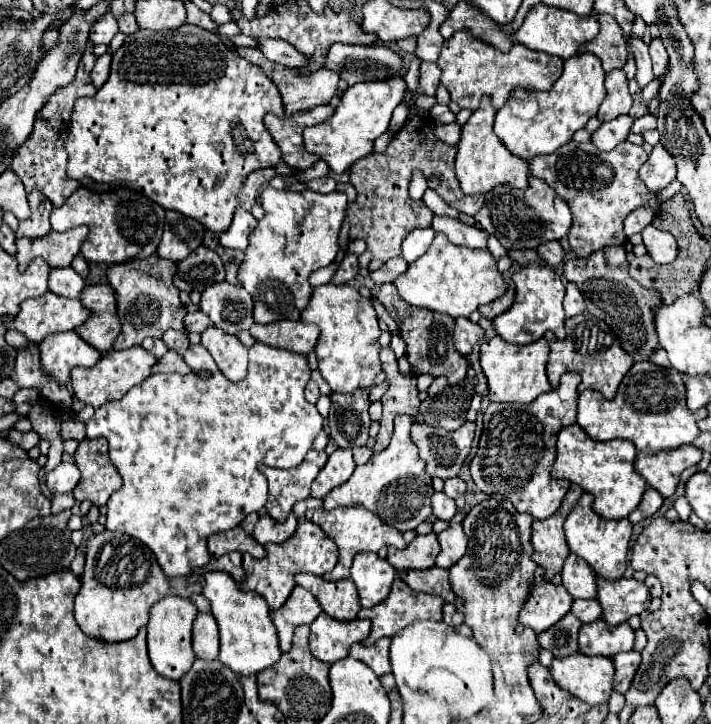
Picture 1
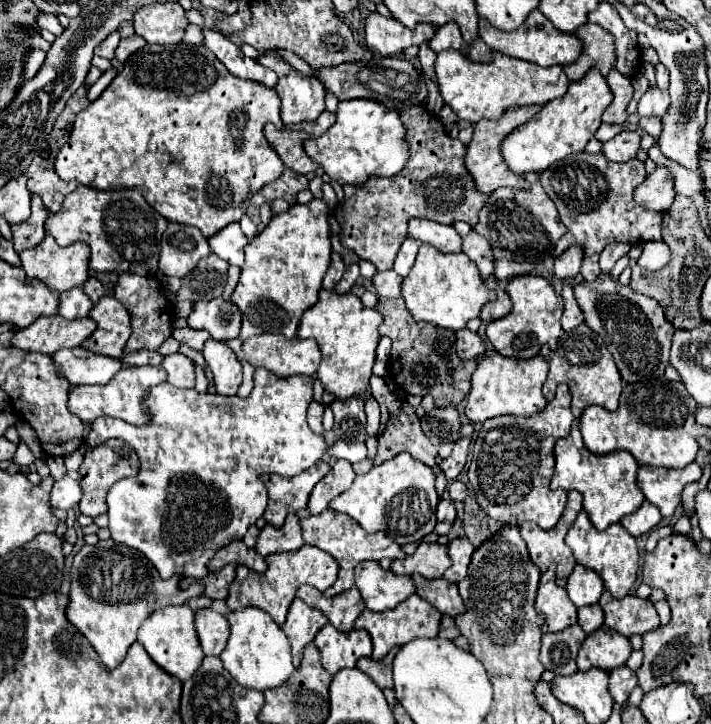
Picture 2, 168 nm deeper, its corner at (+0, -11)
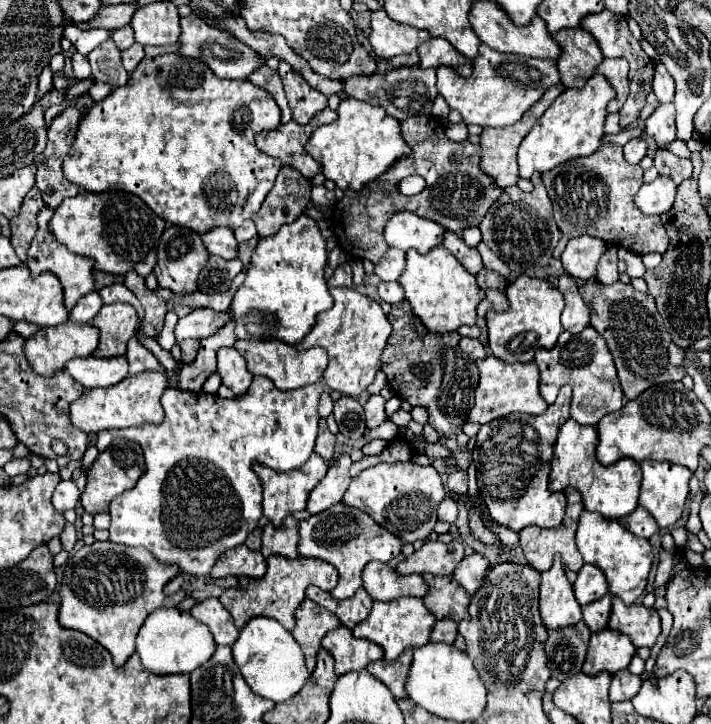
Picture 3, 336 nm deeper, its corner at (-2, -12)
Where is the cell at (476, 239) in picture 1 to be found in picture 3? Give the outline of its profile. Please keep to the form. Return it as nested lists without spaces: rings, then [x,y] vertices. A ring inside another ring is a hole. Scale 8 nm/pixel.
[[[399,212],[395,214],[385,226],[385,240],[391,248],[409,250],[415,248],[417,252],[425,254],[431,248],[443,246],[445,228],[433,220],[421,218],[413,212]]]

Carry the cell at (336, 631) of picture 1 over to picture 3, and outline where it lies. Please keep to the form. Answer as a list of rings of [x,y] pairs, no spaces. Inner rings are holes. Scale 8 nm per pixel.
[[[339,626],[325,634],[321,646],[335,658],[335,674],[345,674],[351,670],[363,670],[369,662],[383,658],[383,648],[369,640],[359,640],[345,626]]]

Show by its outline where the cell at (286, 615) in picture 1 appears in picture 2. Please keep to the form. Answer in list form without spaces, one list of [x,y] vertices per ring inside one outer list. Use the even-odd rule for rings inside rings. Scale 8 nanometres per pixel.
[[[299,597],[289,607],[287,621],[281,627],[293,647],[293,665],[299,667],[303,659],[303,649],[307,643],[311,643],[317,635],[319,629],[323,629],[329,623],[329,619],[319,611],[309,605],[305,605]]]

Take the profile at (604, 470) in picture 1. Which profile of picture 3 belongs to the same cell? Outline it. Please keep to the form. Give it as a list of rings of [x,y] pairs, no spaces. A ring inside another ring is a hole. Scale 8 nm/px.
[[[567,420],[559,428],[553,460],[551,460],[551,476],[549,490],[565,490],[573,486],[581,492],[585,510],[597,512],[607,520],[617,520],[631,514],[639,506],[639,486],[641,486],[641,468],[635,460],[623,458],[611,466],[603,466],[595,458],[597,432],[595,426],[581,426],[575,420]]]

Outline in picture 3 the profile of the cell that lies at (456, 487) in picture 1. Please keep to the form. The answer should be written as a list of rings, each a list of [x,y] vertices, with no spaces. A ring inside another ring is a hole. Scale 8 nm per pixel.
[[[461,468],[453,470],[447,478],[447,488],[451,494],[459,494],[459,496],[467,494],[467,472]]]

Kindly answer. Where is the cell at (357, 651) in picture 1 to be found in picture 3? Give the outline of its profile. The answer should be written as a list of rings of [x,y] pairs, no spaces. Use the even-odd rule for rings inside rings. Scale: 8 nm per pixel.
[[[407,648],[407,652],[403,652],[397,660],[387,662],[387,660],[377,660],[375,664],[369,664],[367,670],[379,678],[395,698],[405,698],[405,678],[411,666],[411,658],[413,658],[413,648]]]

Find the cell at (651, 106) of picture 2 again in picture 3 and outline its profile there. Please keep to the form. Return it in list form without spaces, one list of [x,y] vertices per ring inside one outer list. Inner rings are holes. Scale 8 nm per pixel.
[[[659,104],[653,114],[645,120],[645,132],[659,144],[665,146],[675,140],[675,106]]]

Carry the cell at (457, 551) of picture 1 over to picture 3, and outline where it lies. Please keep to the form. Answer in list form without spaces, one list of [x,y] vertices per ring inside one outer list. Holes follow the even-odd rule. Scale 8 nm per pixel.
[[[471,552],[459,562],[459,566],[453,572],[453,578],[467,590],[467,594],[473,594],[481,586],[487,568],[489,560],[479,552]]]

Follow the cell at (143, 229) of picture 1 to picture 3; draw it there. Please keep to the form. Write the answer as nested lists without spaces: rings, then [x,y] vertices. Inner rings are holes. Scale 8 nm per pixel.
[[[81,192],[75,198],[63,200],[49,220],[49,228],[59,244],[65,244],[69,252],[93,258],[95,270],[107,274],[125,274],[135,270],[145,278],[155,268],[155,252],[165,230],[165,220],[131,192]]]

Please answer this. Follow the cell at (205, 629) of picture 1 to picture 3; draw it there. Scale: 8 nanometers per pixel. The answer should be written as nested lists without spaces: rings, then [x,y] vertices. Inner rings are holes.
[[[207,598],[199,604],[195,604],[191,608],[191,614],[199,622],[209,626],[217,646],[231,646],[237,640],[239,630],[235,628],[235,622],[231,620],[231,614],[223,608],[223,604],[217,598]]]

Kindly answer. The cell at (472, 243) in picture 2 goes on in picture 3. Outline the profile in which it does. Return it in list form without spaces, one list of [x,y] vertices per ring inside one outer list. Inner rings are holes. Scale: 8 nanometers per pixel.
[[[447,232],[443,238],[443,246],[467,268],[467,272],[471,274],[479,274],[479,270],[483,268],[483,260],[477,248],[467,246],[461,236],[457,236],[455,232]]]

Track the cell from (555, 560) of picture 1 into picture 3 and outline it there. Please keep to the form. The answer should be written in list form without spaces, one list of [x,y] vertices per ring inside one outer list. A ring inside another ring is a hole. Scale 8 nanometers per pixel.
[[[567,488],[565,496],[567,496],[567,512],[565,512],[565,518],[563,518],[559,528],[541,530],[537,526],[525,526],[523,530],[519,530],[519,544],[521,544],[521,548],[525,552],[525,558],[539,572],[545,572],[547,568],[551,568],[555,554],[561,554],[565,570],[577,572],[585,564],[581,554],[577,552],[577,546],[575,546],[575,530],[577,530],[577,524],[579,524],[579,516],[583,512],[583,500],[581,500],[581,494],[575,488]]]

